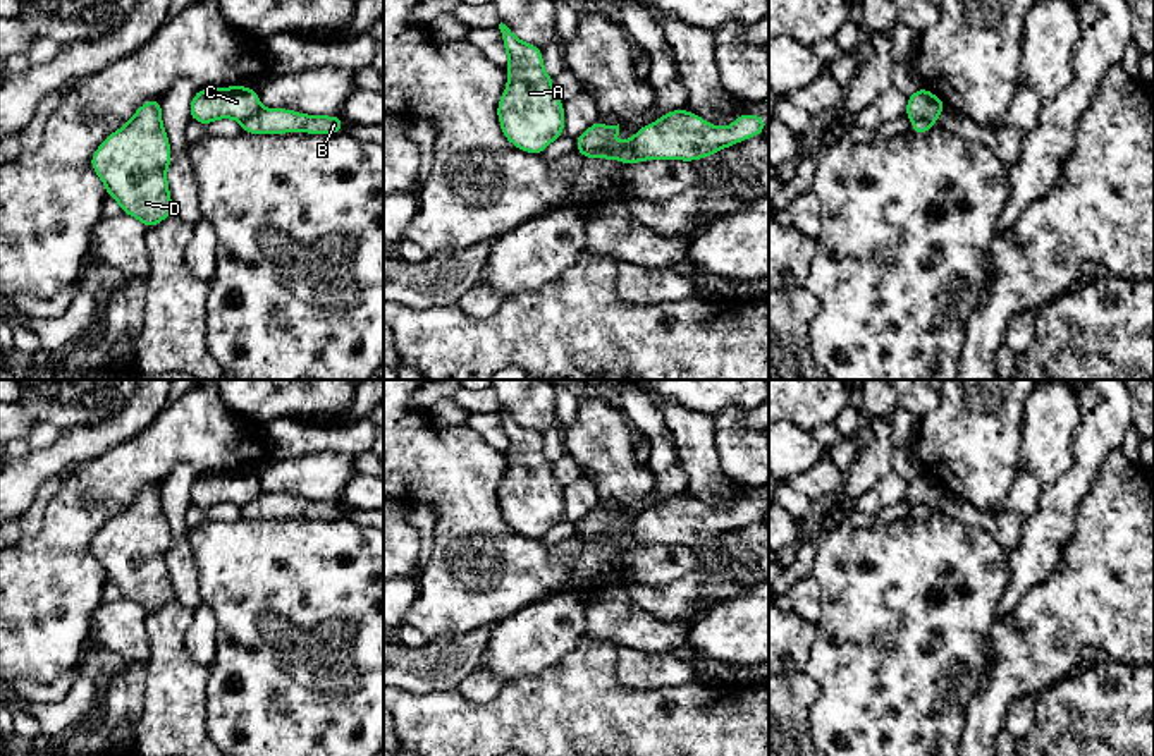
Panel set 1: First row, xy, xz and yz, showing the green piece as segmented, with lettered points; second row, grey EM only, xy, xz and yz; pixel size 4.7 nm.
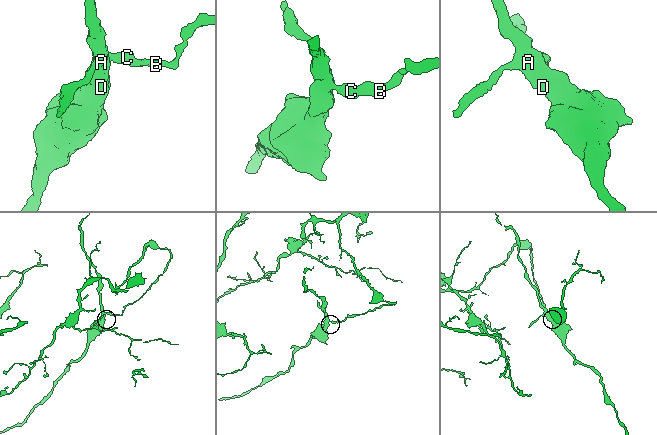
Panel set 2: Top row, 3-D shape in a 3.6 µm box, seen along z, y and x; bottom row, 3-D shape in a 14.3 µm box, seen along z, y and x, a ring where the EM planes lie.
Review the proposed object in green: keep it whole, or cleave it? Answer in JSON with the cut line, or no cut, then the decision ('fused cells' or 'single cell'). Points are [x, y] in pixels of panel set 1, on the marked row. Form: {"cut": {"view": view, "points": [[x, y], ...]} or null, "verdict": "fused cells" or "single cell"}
{"cut": {"view": "xz", "points": [[632, 138], [632, 148], [638, 160]]}, "verdict": "fused cells"}

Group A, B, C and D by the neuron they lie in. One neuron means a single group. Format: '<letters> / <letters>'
A C D / B

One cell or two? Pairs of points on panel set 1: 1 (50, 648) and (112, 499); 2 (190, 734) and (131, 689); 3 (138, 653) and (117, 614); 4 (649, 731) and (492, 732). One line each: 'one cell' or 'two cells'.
1: one cell
2: two cells
3: one cell
4: one cell

